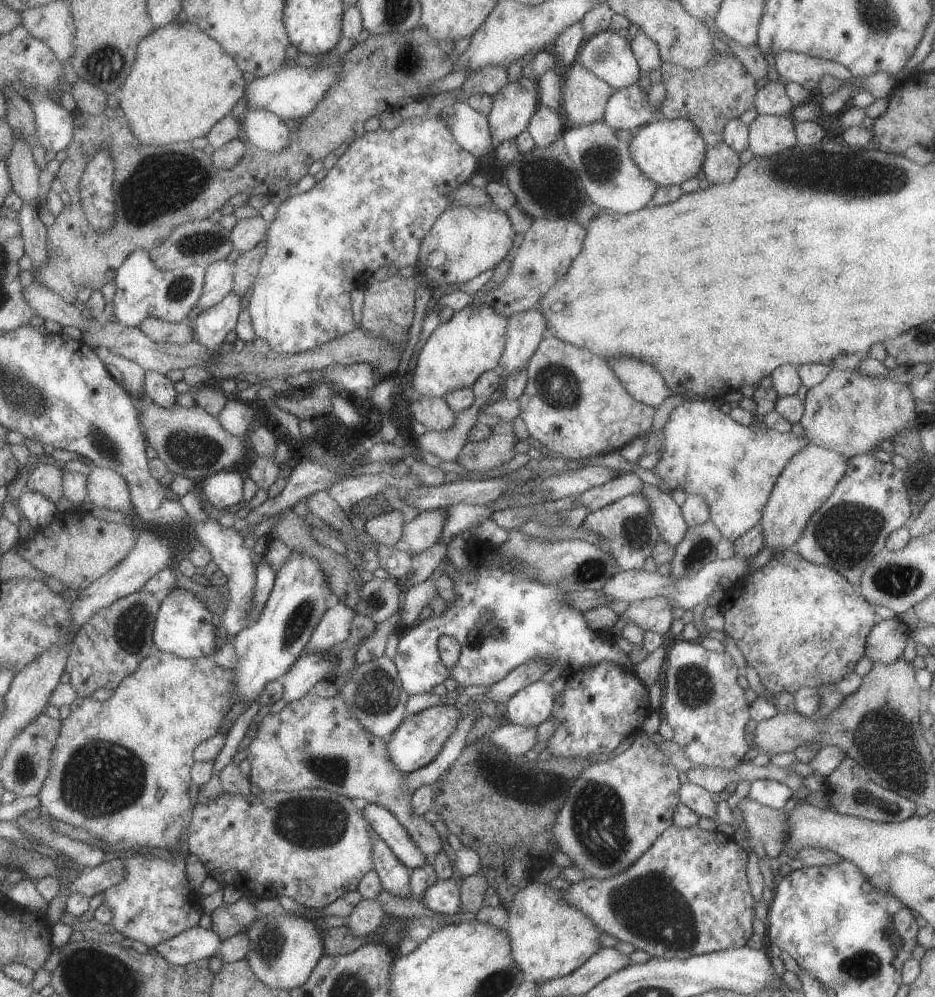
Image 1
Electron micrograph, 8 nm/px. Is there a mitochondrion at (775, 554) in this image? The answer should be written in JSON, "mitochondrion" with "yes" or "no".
{"mitochondrion":"no"}

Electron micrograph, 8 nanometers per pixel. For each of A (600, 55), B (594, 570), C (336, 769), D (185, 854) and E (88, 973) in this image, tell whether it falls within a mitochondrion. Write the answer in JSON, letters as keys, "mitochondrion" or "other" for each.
{"A":"mitochondrion","B":"mitochondrion","C":"mitochondrion","D":"other","E":"mitochondrion"}

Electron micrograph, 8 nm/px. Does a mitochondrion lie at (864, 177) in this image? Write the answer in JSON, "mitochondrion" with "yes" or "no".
{"mitochondrion":"yes"}

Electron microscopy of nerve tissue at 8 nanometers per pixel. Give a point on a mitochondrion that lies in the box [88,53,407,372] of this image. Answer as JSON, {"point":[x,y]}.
{"point":[177,185]}

